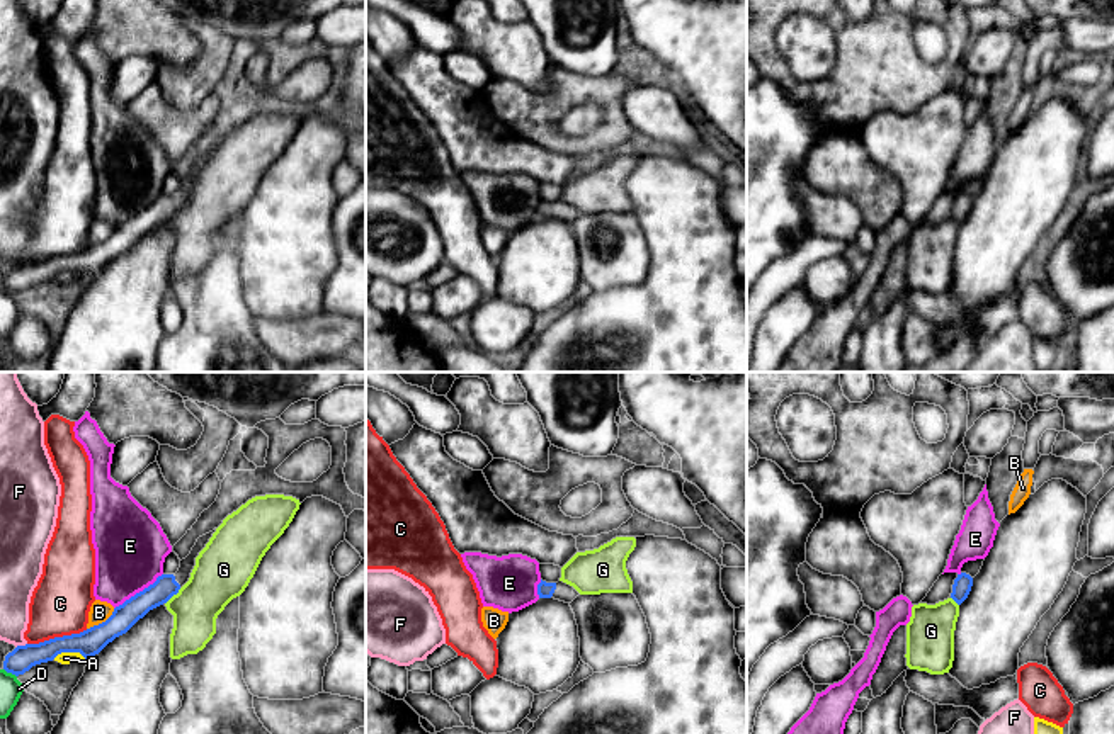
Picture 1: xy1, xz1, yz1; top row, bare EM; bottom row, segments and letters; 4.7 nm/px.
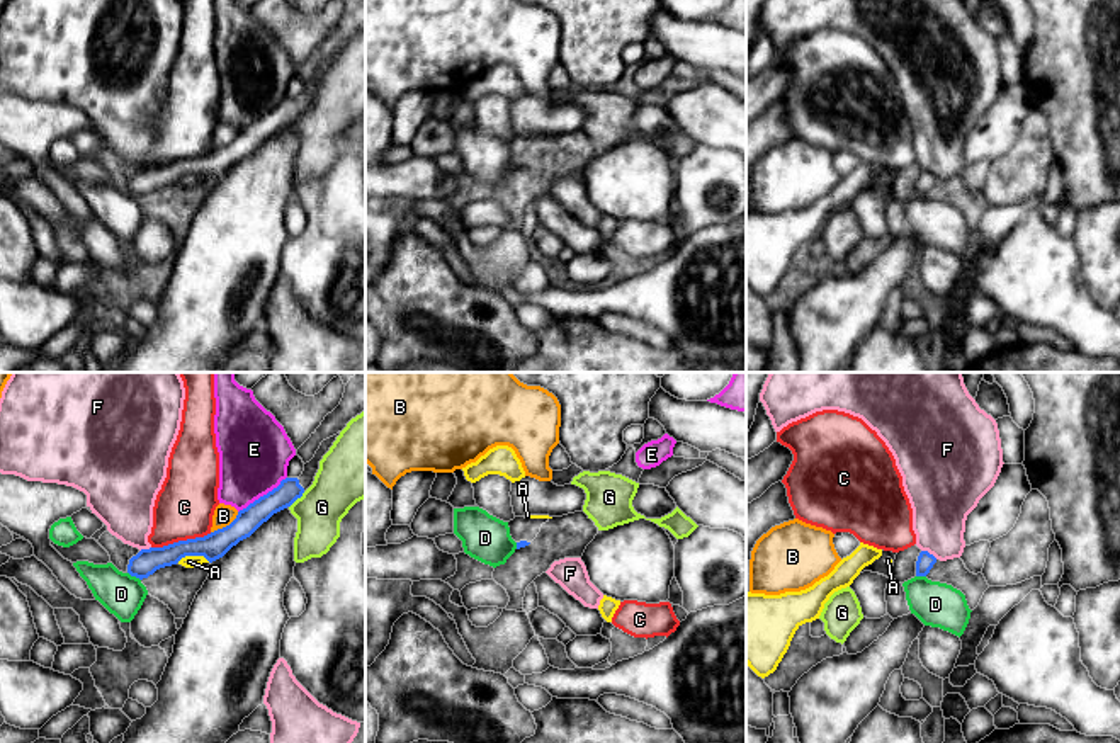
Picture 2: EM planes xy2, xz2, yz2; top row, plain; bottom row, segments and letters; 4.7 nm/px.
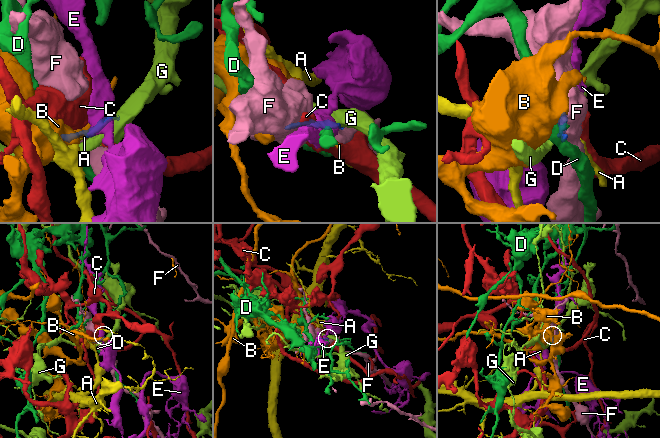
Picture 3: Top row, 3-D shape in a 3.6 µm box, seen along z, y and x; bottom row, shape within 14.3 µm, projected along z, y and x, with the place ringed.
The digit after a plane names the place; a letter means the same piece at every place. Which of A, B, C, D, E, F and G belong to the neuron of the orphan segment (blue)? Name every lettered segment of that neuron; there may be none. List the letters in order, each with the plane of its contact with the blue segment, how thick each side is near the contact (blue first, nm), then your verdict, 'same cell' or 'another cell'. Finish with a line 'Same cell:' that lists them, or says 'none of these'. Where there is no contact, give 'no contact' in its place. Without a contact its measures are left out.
A: xy1 | 130/60 nm | another cell
B: xy1 | 130/100 nm | another cell
C: xy1 | 130/280 nm | another cell
D: xy2 | 120/200 nm | another cell
E: xy1 | 120/340 nm | another cell
F: yz2 | 80/280 nm | another cell
G: xy1 | 120/260 nm | another cell
Same cell: none of these

